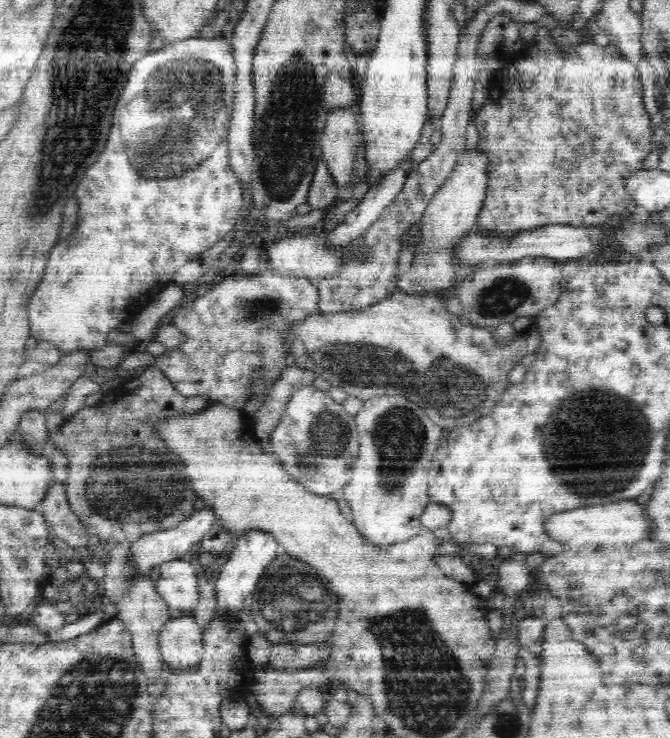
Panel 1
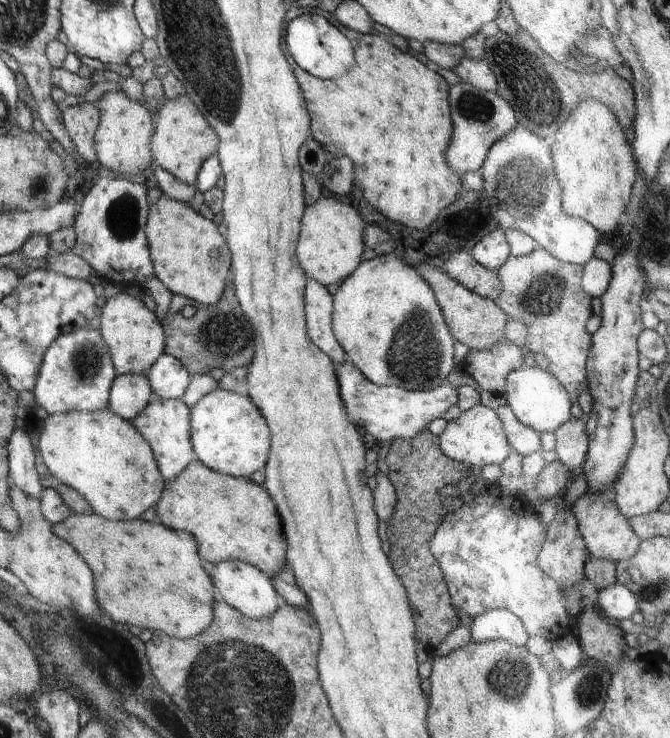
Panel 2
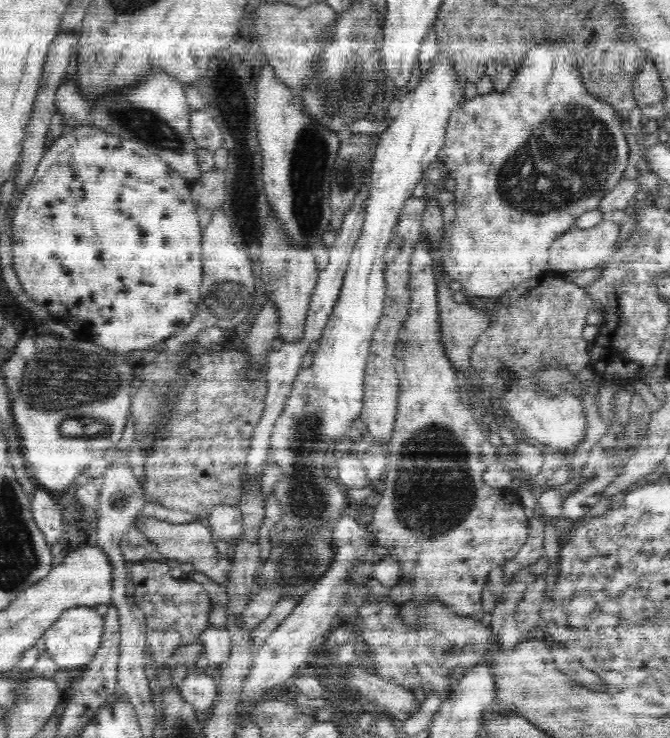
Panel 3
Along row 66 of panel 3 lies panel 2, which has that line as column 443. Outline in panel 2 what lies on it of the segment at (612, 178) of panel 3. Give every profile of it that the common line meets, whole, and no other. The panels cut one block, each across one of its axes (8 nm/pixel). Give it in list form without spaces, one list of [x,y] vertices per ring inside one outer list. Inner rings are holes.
[[[498,498],[494,500],[500,506],[494,506],[494,502],[474,506],[464,503],[458,511],[448,513],[430,542],[430,551],[438,560],[453,608],[457,612],[464,611],[472,618],[491,609],[502,608],[511,611],[522,620],[529,637],[540,636],[551,643],[560,640],[566,634],[575,633],[578,619],[569,614],[570,609],[566,600],[566,592],[572,591],[573,586],[558,584],[554,578],[544,574],[537,564],[539,550],[546,542],[547,526],[544,526],[527,508],[515,507],[509,511],[506,504],[502,504]]]

